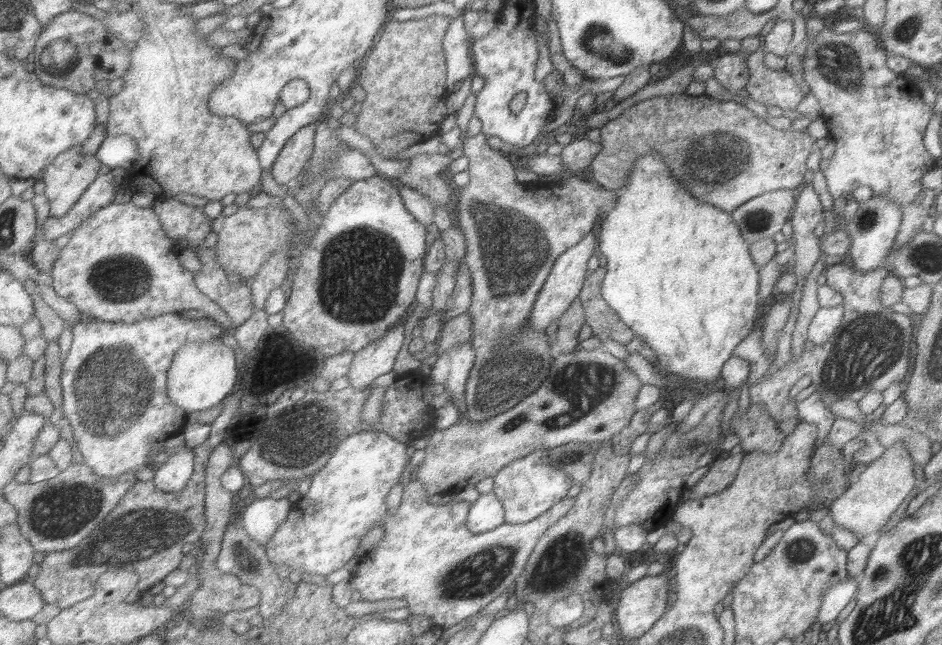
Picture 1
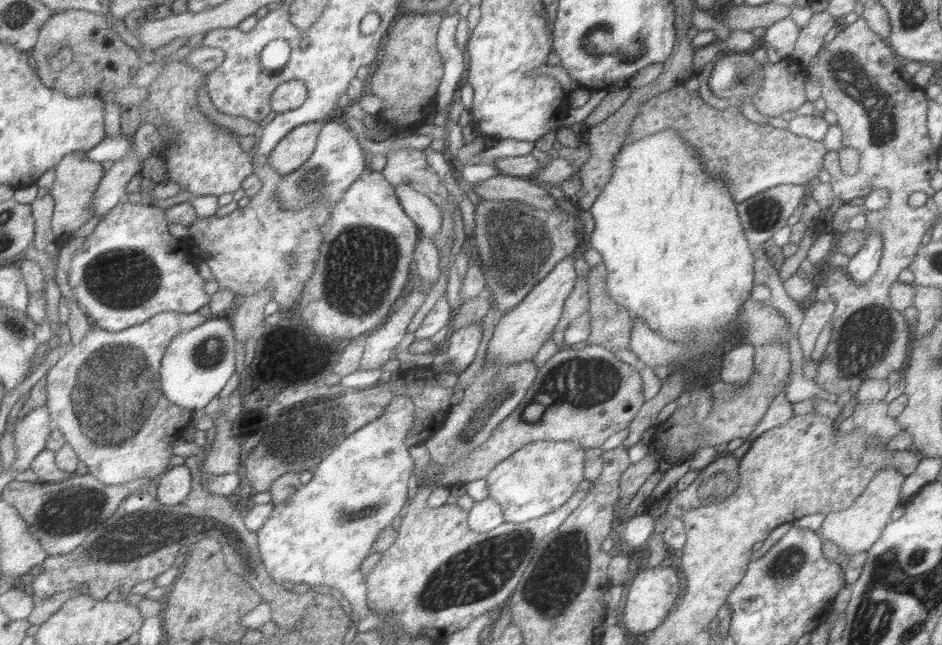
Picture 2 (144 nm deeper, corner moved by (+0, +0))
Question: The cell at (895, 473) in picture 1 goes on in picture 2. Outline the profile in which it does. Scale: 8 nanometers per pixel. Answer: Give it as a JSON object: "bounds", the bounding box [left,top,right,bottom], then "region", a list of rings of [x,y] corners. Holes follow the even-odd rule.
{"bounds":[819,468,905,558],"region":[[[883,468],[873,476],[873,480],[867,484],[863,494],[851,504],[851,508],[825,514],[825,520],[819,528],[819,538],[833,542],[839,548],[839,552],[843,552],[847,558],[867,552],[883,536],[885,526],[891,522],[891,512],[895,506],[899,506],[903,482],[905,476],[899,474],[895,468]]]}

